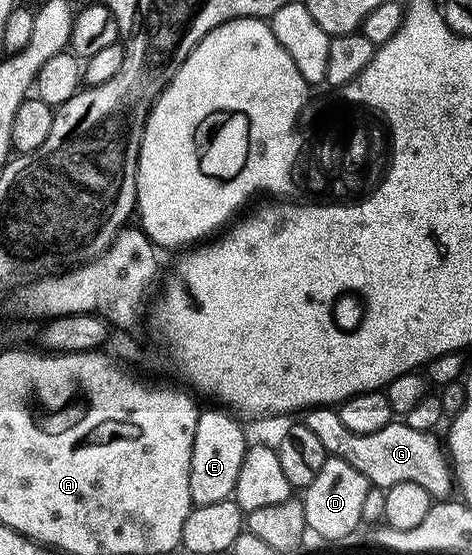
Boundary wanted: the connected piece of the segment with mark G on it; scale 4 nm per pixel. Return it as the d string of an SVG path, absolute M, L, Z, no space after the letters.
M315 407L305 412L304 426L312 429L316 437L320 437L327 456L348 461L352 469L357 469L359 473L364 473L364 477L368 477L371 487L389 489L411 483L420 485L420 489L428 489L435 501L442 501L450 494L455 494L454 472L443 444L442 447L438 444L437 434L420 433L405 421L392 422L388 429L380 429L380 433L352 433L352 429L348 429L344 421L340 421L337 410L328 407Z

